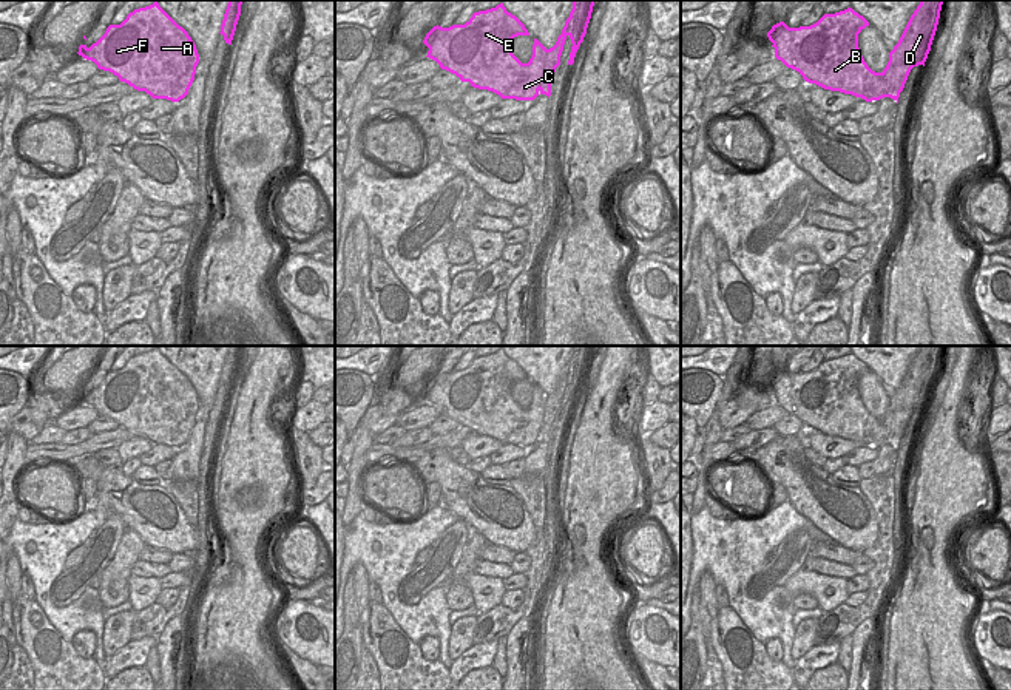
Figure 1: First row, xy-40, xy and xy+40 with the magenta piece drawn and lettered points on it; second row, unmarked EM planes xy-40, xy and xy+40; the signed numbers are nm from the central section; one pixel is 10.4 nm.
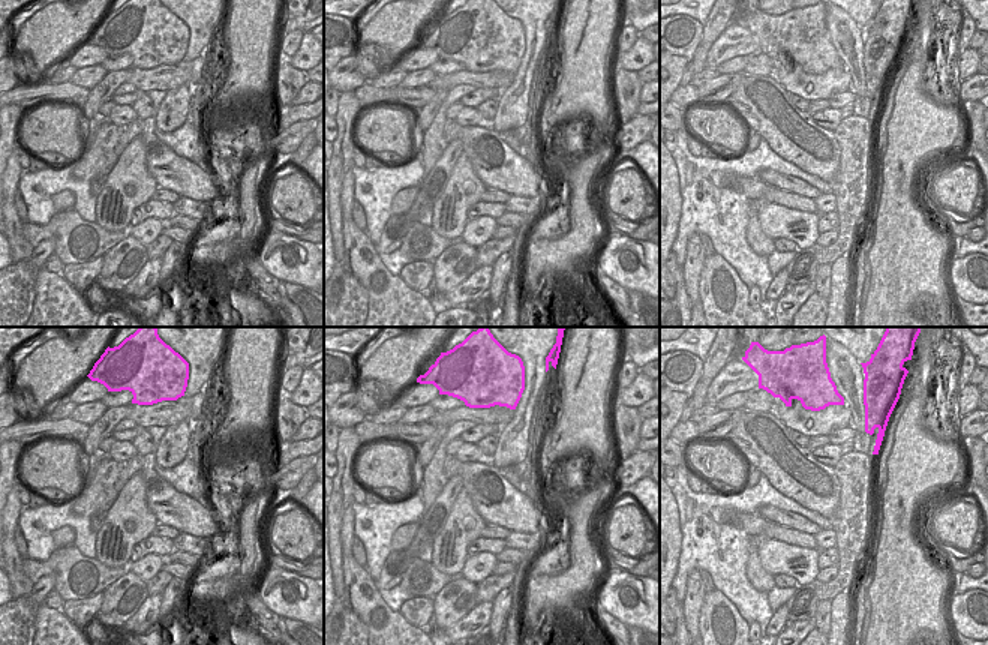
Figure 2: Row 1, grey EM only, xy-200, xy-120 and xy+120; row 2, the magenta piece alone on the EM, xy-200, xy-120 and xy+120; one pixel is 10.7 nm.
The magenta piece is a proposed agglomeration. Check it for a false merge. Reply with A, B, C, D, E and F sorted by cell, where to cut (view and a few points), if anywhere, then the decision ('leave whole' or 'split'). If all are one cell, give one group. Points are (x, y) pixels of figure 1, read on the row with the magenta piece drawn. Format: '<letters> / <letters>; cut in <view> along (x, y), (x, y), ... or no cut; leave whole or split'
A B C E F / D; cut in xy along (547, 50), (539, 88); split

